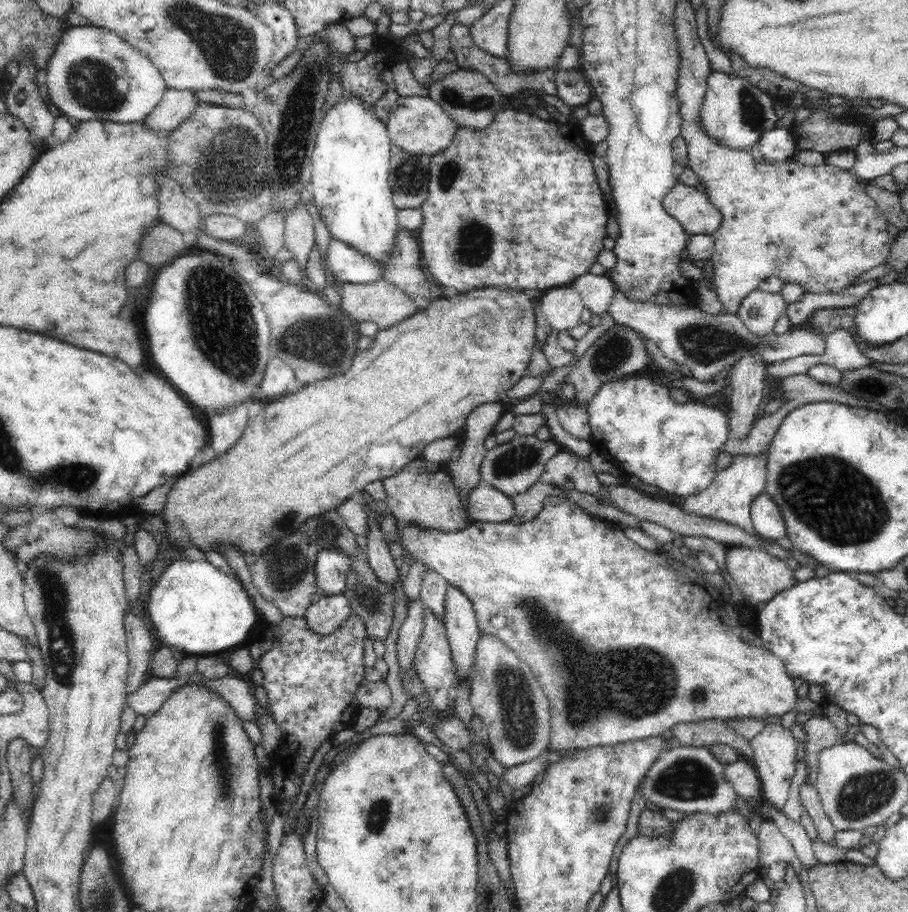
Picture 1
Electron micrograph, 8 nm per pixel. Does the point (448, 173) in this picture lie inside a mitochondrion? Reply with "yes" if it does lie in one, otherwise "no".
yes

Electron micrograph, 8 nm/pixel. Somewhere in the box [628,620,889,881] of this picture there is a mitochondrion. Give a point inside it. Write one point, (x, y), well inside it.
(688, 779)

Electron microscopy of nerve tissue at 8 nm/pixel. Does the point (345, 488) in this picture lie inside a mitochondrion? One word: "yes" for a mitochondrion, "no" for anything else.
no

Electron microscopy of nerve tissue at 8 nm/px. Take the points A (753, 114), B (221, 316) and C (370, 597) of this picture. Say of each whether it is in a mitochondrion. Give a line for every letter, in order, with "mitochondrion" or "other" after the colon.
A: mitochondrion
B: mitochondrion
C: mitochondrion

